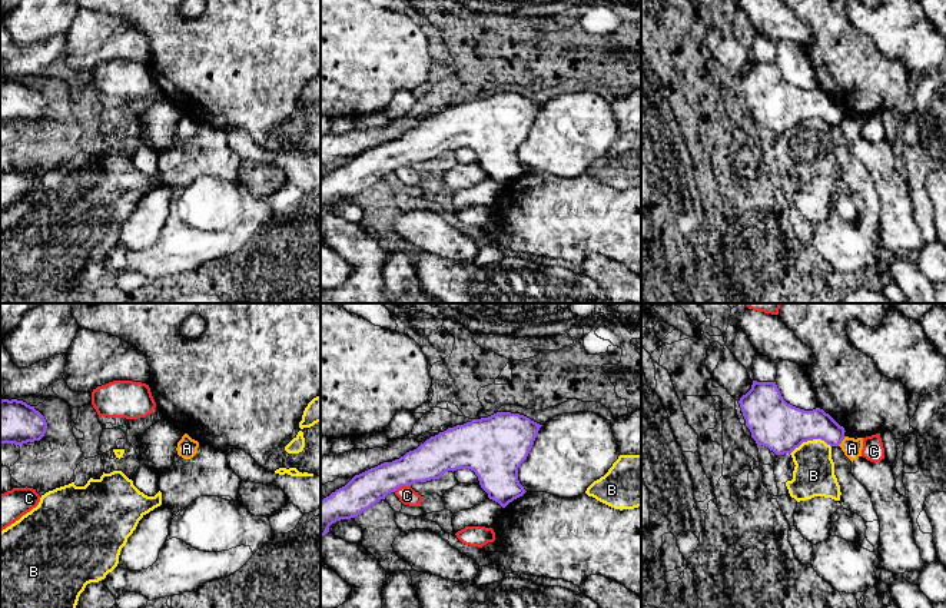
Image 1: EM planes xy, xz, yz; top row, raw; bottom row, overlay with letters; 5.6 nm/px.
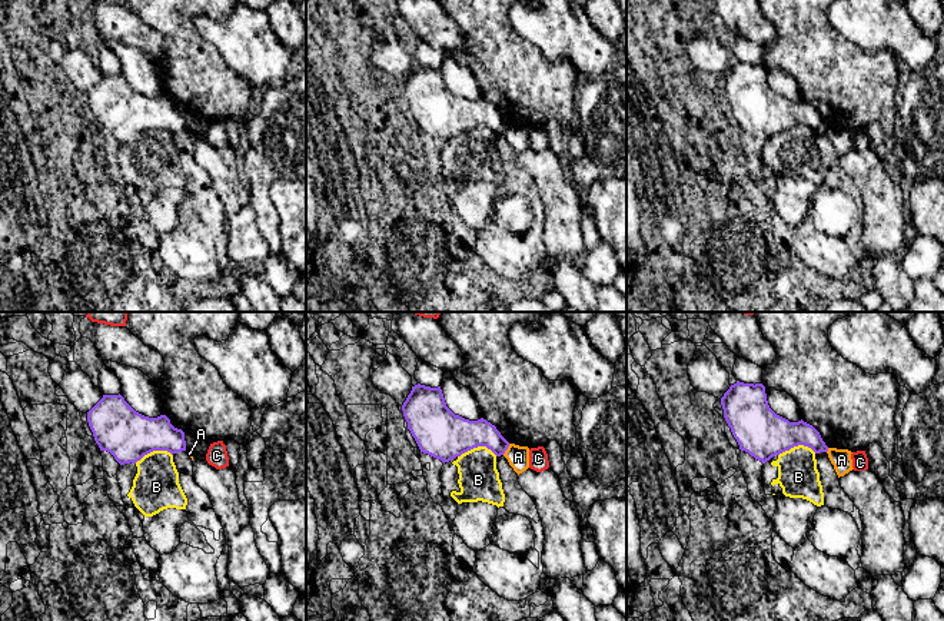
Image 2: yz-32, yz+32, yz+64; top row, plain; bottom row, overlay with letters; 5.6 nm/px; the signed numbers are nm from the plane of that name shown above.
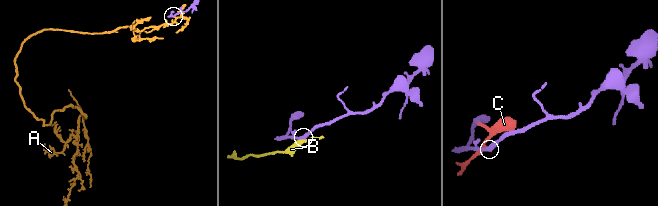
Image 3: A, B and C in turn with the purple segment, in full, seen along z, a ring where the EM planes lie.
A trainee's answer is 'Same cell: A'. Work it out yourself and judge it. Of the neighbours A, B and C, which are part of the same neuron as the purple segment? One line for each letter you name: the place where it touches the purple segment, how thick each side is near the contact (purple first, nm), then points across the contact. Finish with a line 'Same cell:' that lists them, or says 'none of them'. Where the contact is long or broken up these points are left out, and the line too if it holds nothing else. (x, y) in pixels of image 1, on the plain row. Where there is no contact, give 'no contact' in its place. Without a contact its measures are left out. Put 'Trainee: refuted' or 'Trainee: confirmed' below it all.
Same cell: none of them
Trainee: refuted

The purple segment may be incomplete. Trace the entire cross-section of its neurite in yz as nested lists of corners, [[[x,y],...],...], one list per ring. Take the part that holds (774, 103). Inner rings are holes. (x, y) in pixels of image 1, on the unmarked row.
[[[753,60],[738,83],[751,117],[776,134],[791,133],[813,119],[830,126],[839,126],[844,119],[844,107],[829,93],[820,87],[804,90],[787,83],[776,62]]]

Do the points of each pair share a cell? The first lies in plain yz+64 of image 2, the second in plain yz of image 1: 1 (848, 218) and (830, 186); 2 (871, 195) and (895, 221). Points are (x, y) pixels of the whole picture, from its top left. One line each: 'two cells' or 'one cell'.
1: two cells
2: one cell

